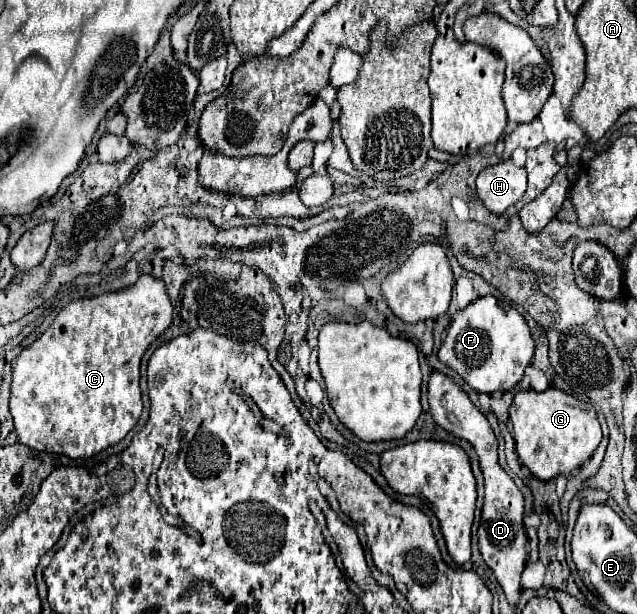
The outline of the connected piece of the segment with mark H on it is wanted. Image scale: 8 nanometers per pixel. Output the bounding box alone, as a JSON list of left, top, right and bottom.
[476,158,526,214]

